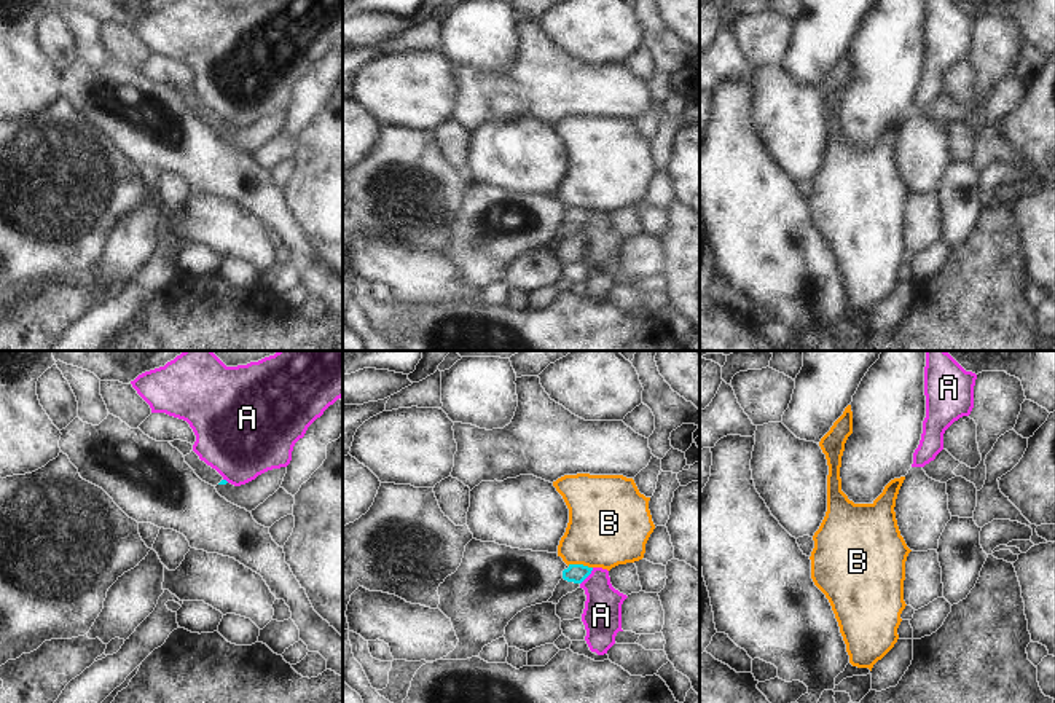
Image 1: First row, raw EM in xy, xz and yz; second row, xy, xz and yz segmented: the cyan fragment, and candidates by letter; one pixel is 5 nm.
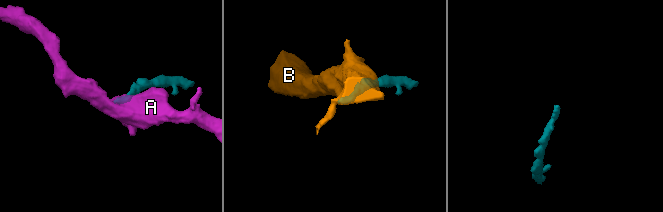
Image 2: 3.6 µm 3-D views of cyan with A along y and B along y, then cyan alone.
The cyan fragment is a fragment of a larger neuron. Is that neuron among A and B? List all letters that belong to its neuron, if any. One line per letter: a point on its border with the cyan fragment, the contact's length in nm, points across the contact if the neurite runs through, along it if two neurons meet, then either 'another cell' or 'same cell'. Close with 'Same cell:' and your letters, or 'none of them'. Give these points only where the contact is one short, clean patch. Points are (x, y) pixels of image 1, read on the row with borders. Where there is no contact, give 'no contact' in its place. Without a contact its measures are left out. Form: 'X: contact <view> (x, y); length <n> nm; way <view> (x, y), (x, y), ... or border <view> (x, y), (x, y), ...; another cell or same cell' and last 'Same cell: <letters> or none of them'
A: contact xz (588, 574); length 110 nm; border xz (593, 568), (580, 584); another cell
B: contact xz (580, 565); length 130 nm; another cell
Same cell: none of them

